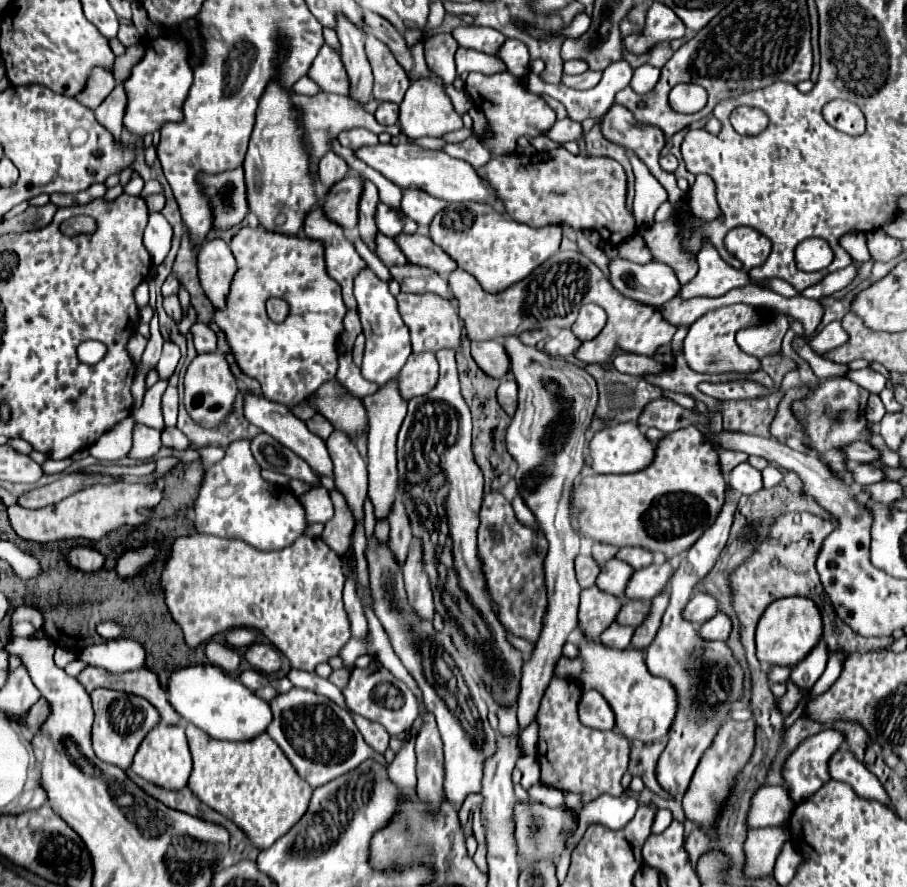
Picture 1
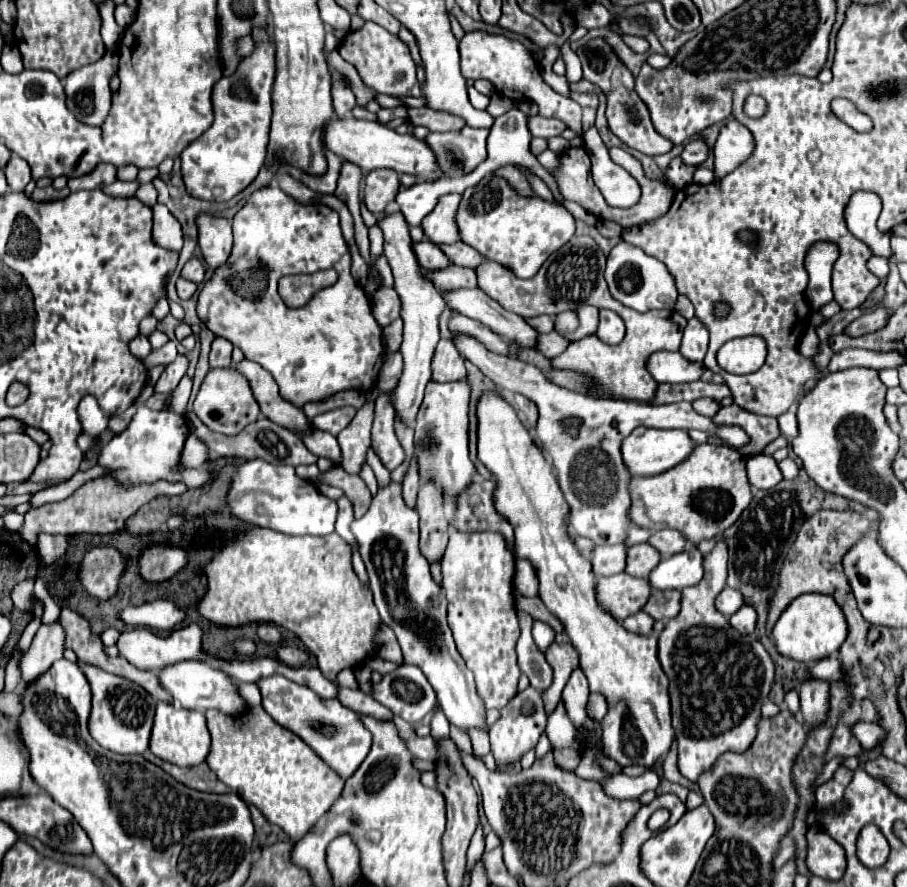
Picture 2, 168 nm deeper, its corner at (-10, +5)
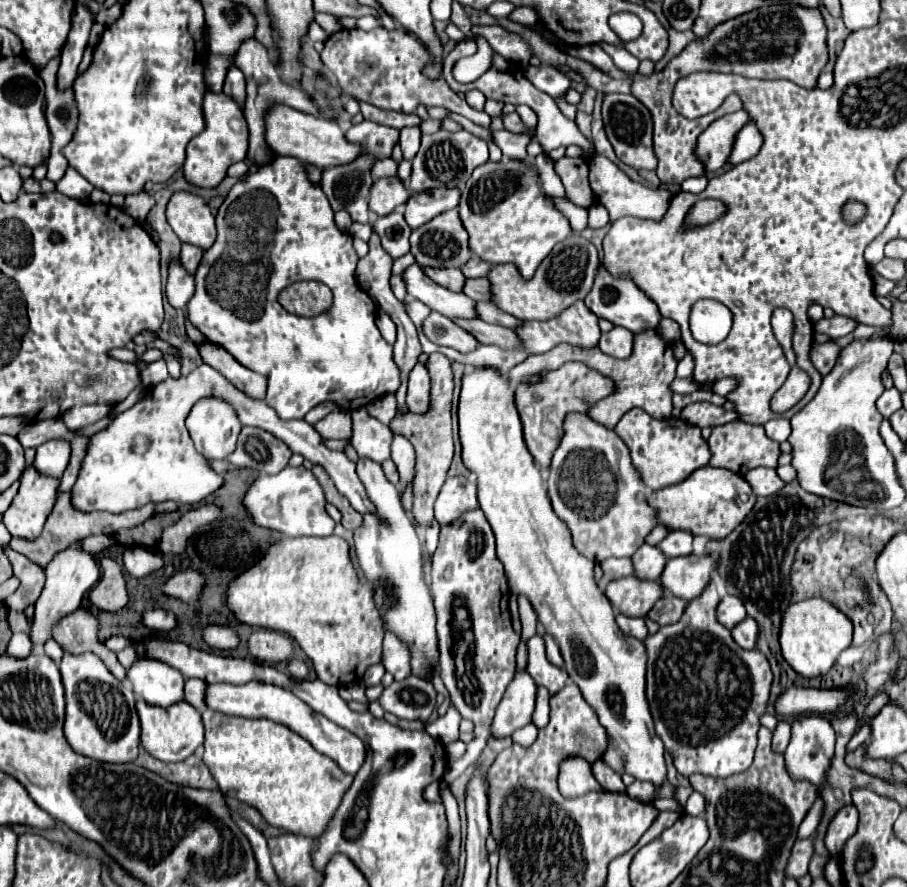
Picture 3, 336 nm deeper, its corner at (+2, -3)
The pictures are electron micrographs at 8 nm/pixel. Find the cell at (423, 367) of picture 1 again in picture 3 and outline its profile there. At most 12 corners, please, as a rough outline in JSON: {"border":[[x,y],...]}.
{"border":[[426,363],[428,413],[390,422],[416,449],[412,517],[428,527],[454,455],[452,369]]}

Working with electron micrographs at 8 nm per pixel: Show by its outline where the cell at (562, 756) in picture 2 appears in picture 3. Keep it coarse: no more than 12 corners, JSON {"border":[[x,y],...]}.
{"border":[[570,757],[560,765],[560,793],[604,791],[590,763]]}

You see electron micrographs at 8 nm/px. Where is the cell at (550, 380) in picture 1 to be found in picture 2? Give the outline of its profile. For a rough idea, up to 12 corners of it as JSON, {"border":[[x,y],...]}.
{"border":[[480,289],[444,297],[502,339],[536,349],[536,329]]}

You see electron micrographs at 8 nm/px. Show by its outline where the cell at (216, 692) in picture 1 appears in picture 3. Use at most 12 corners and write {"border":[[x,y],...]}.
{"border":[[138,657],[126,673],[146,703],[170,707],[184,699],[178,669]]}

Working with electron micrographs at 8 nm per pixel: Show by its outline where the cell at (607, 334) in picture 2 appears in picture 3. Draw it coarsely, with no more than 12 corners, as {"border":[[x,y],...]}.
{"border":[[614,327],[602,333],[598,347],[612,357],[632,353],[634,335]]}

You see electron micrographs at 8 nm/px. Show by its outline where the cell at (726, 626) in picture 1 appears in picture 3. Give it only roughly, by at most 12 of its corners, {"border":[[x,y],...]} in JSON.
{"border":[[744,619],[732,629],[742,649],[754,649],[758,637],[756,621]]}

